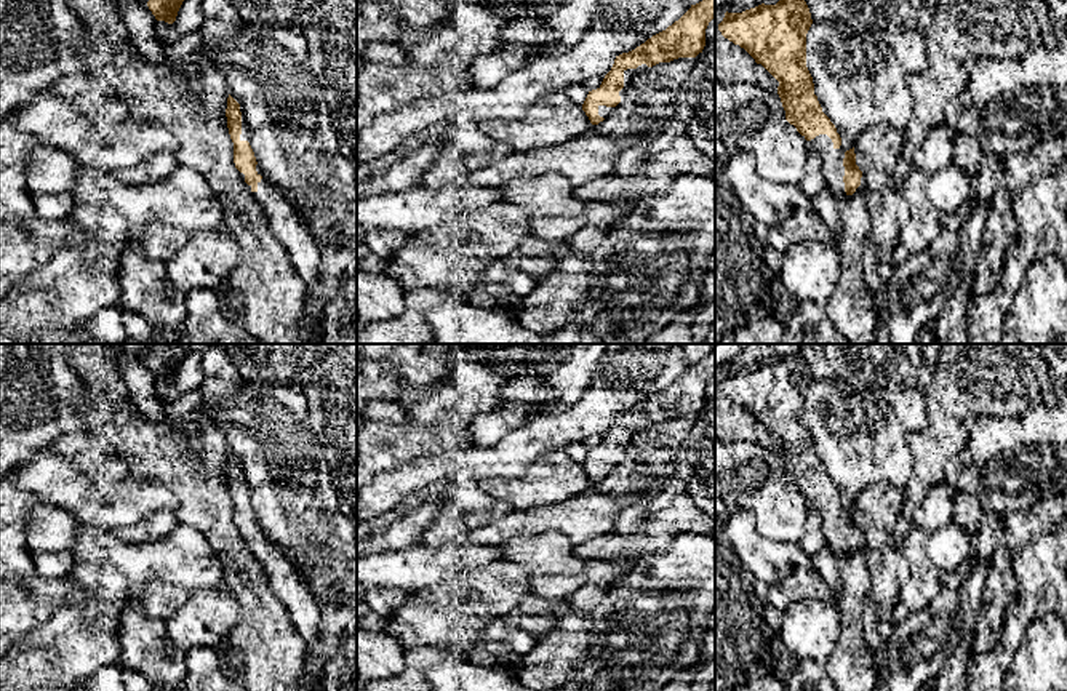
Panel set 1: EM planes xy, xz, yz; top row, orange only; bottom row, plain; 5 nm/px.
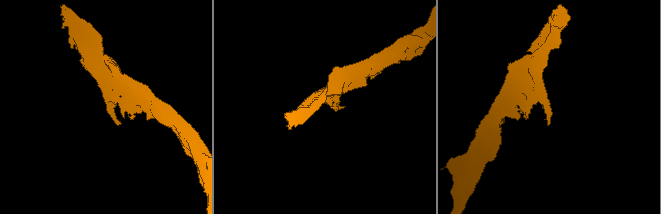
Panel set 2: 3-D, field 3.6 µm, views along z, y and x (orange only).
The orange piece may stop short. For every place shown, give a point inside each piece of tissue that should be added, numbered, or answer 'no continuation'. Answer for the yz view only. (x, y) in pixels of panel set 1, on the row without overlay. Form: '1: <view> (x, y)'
1: yz (832, 517)

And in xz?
1: xz (629, 432)

